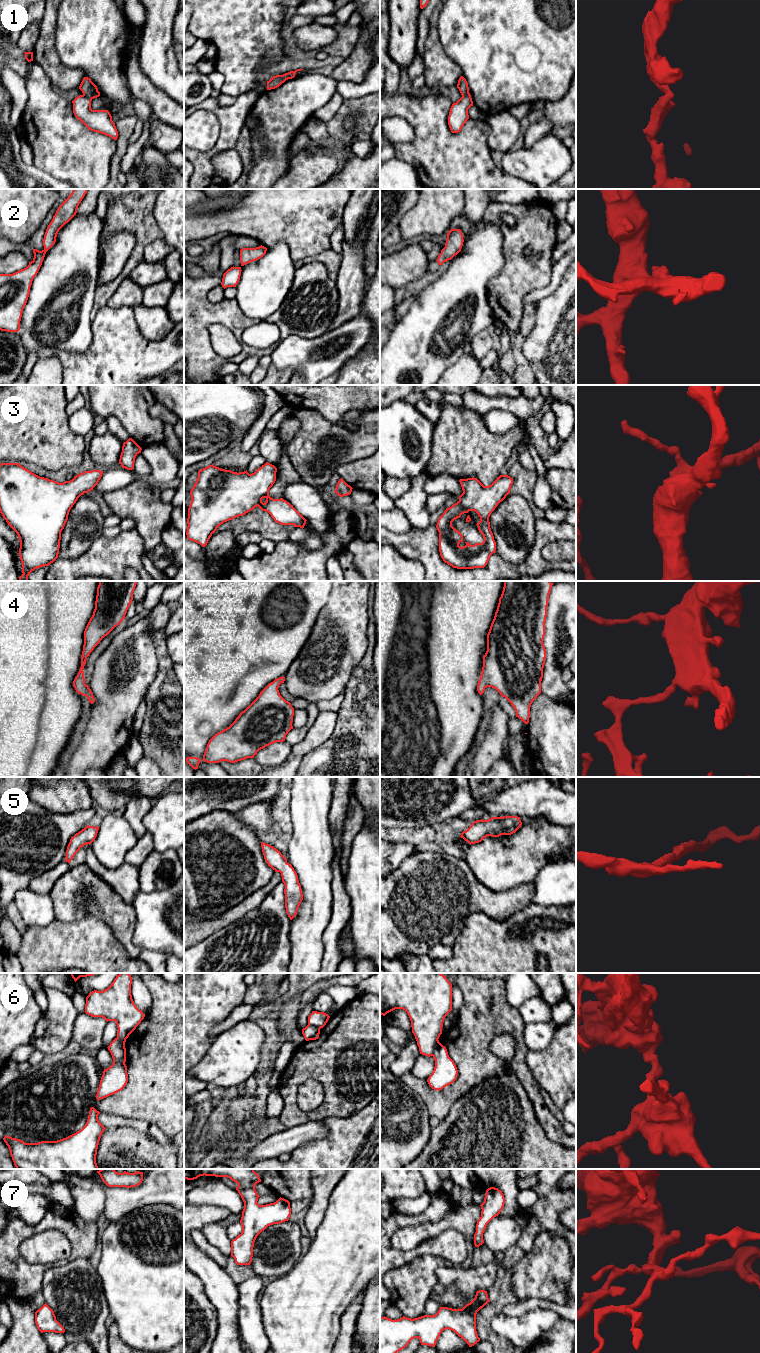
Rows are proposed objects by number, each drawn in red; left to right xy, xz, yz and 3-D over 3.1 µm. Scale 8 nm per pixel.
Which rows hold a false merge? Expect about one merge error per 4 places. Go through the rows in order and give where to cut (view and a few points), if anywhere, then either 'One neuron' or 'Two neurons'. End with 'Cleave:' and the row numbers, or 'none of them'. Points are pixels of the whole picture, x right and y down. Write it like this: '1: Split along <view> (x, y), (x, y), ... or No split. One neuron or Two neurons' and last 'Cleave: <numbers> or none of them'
1: Split along xy (83, 94), (91, 99). Two neurons
2: Split along xy (43, 250), (45, 252). Two neurons
3: No split. One neuron
4: No split. One neuron
5: No split. One neuron
6: Split along yz (438, 1040), (431, 1055). Two neurons
7: No split. One neuron
Cleave: 1, 2, 6

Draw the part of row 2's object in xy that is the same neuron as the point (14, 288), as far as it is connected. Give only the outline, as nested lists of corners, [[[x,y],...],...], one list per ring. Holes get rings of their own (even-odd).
[[[33,249],[34,258],[29,265],[13,274],[0,274],[0,330],[7,332],[18,332],[23,309],[27,303],[30,287],[34,277],[37,275],[46,252]]]

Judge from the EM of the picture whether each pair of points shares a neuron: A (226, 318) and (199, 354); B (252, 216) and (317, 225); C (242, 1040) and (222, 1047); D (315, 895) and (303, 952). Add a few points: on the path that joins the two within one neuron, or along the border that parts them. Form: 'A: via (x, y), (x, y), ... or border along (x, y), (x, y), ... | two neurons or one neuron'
A: via (213, 318), (199, 330), (199, 341) | one neuron
B: via (268, 216), (301, 216) | one neuron
C: via (237, 1040), (230, 1047), (227, 1047) | one neuron
D: via (315, 909), (306, 928), (306, 938) | one neuron

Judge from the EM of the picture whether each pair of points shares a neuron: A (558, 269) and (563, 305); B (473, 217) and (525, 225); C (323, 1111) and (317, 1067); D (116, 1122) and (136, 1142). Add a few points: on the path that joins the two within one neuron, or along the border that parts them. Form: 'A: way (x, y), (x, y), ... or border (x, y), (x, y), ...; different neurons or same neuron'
A: border (565, 271), (557, 288), (543, 298); different neurons
B: border (497, 201), (492, 201), (489, 204), (481, 218); different neurons
C: way (330, 1100), (330, 1080), (328, 1078); same neuron
D: border (106, 1128), (131, 1126), (144, 1133); different neurons

